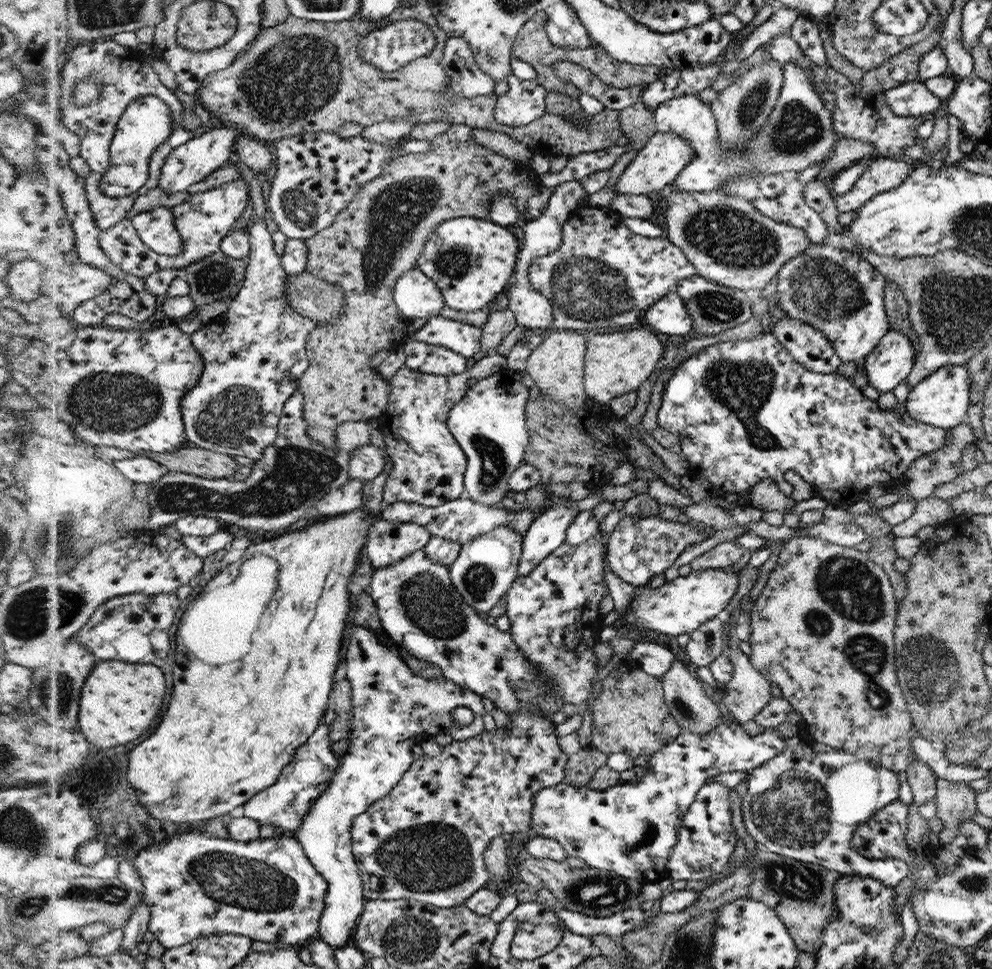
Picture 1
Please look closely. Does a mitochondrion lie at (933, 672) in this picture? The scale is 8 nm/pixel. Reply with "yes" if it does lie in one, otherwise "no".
yes

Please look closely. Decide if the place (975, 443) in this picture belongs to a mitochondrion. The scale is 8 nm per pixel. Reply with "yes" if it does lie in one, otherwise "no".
no

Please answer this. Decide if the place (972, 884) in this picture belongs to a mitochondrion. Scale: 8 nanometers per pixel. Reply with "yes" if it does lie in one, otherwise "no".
yes

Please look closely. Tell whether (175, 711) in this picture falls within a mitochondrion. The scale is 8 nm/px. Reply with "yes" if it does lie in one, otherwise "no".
no

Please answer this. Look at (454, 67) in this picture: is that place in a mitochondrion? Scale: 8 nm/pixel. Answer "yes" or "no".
no

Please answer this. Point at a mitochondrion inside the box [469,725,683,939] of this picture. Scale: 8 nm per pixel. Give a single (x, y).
(599, 893)

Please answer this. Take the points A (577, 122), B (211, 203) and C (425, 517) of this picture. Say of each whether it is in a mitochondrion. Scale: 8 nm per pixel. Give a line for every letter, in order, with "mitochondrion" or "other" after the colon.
A: other
B: other
C: other

